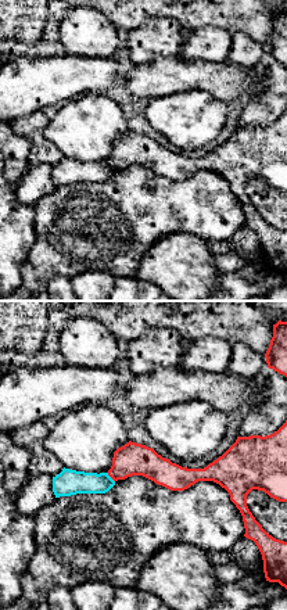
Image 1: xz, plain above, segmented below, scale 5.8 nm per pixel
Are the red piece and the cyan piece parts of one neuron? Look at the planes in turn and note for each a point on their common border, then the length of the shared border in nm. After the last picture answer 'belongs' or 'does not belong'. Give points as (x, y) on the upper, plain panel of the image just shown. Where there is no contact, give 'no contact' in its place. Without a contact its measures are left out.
(110, 165) | 70 nm

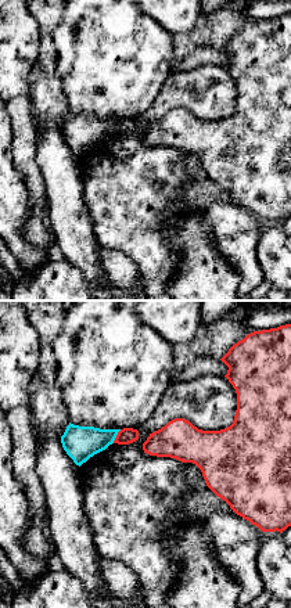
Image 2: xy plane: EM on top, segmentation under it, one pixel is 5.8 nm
(117, 126) | 90 nm

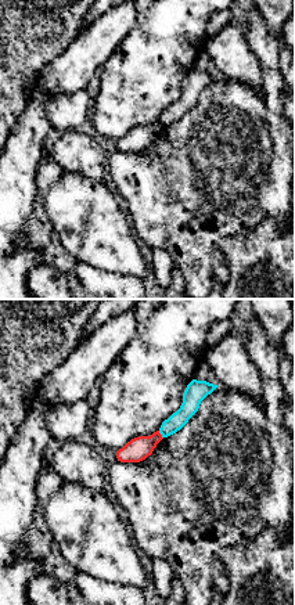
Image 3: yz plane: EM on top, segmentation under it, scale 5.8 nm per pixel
(161, 125) | 50 nm

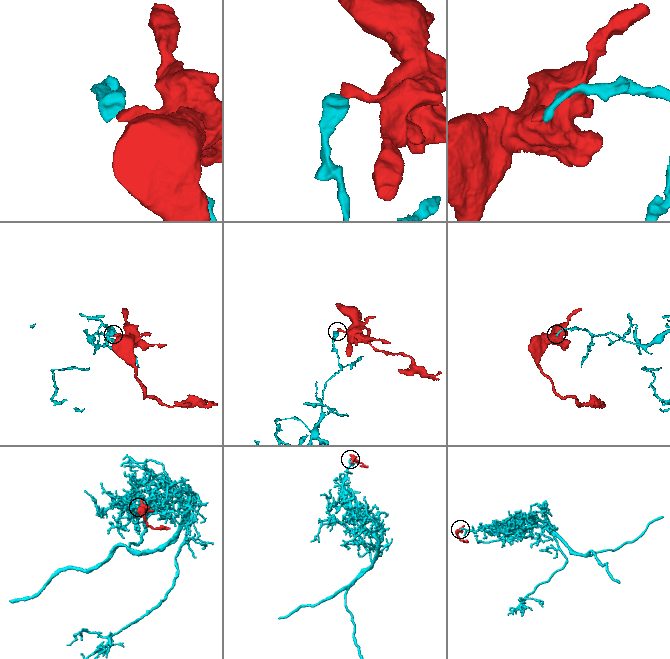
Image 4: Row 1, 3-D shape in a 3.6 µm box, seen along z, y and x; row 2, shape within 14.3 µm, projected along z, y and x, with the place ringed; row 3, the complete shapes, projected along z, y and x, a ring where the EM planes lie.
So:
does not belong

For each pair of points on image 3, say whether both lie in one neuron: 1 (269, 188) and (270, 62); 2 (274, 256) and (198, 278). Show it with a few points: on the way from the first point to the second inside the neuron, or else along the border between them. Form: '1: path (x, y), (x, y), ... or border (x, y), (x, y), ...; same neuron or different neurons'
1: path (280, 157), (280, 129), (274, 118), (273, 94); same neuron
2: border (223, 238), (220, 249), (227, 266), (225, 284); different neurons

